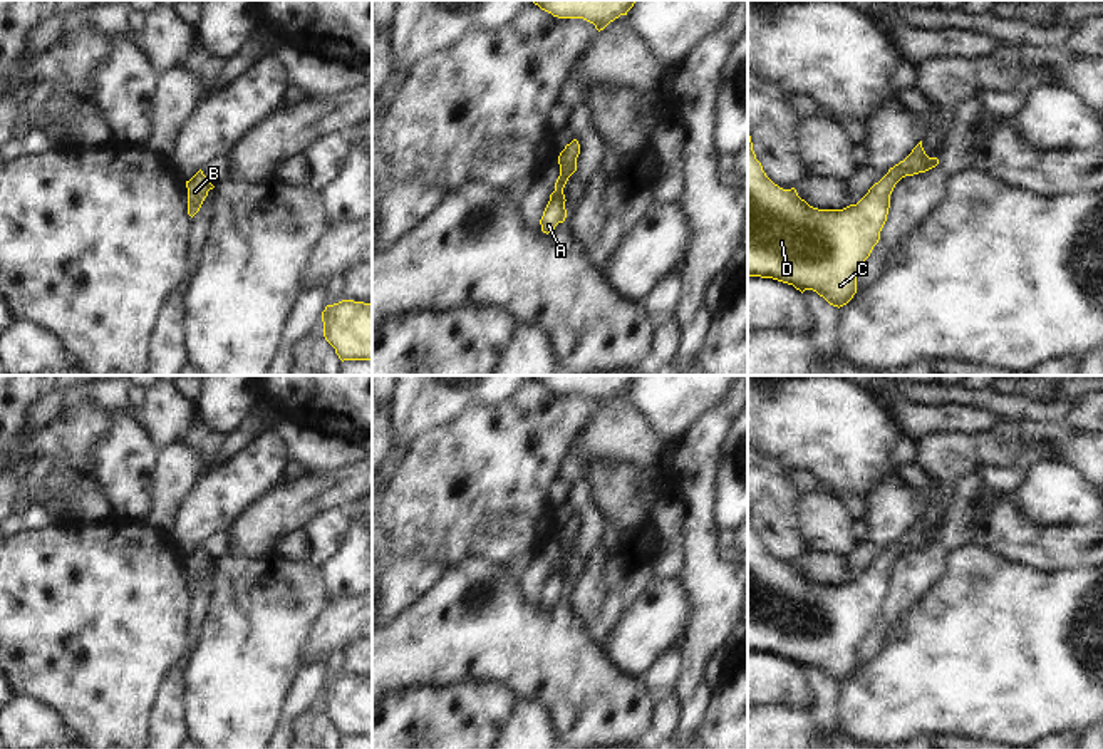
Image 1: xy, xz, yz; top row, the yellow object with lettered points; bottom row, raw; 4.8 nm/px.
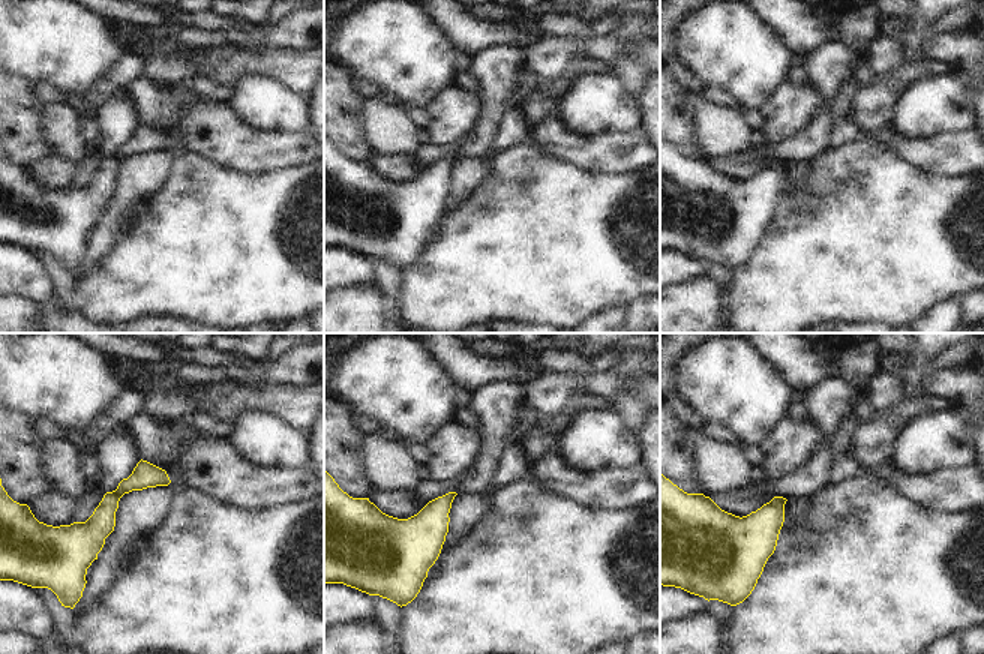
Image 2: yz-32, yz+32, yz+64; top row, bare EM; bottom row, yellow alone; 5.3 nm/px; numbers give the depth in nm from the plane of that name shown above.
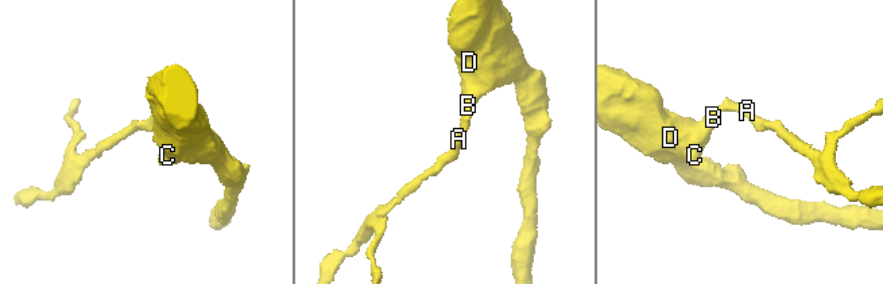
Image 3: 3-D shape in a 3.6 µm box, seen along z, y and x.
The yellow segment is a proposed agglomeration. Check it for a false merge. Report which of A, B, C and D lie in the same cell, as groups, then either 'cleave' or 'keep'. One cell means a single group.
A B C D; keep

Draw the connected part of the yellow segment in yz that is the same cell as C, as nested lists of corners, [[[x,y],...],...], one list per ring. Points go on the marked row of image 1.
[[[748,132],[748,276],[773,278],[793,285],[801,293],[813,290],[838,308],[847,305],[857,293],[862,265],[880,240],[895,184],[937,164],[939,159],[929,158],[920,141],[857,204],[818,209],[801,199],[795,188],[783,189],[766,176]]]

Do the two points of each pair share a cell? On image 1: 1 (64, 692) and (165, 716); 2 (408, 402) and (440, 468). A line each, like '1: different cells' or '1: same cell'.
1: different cells
2: different cells

